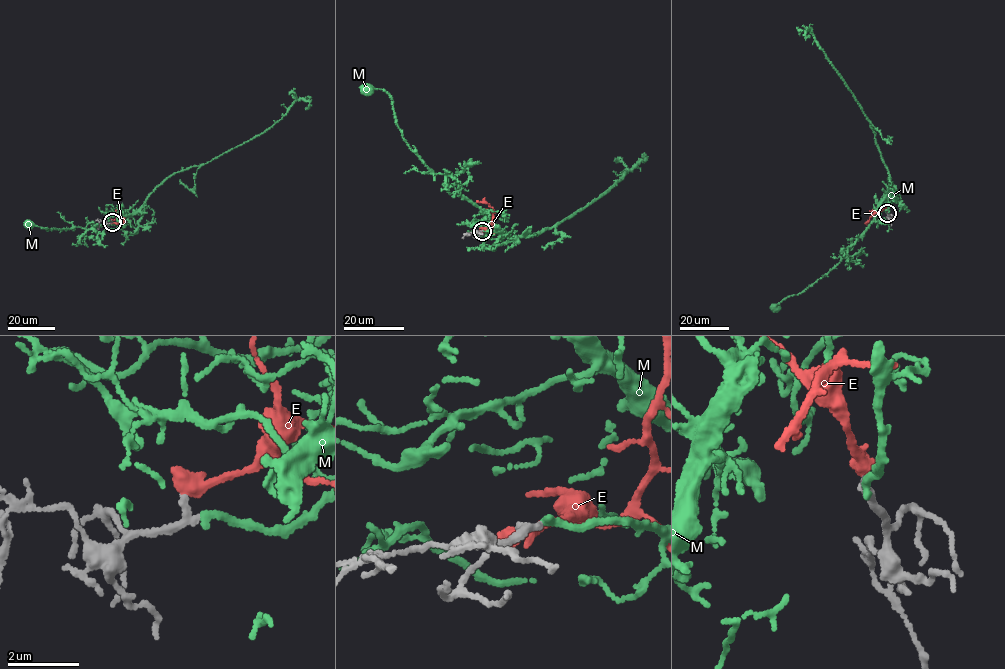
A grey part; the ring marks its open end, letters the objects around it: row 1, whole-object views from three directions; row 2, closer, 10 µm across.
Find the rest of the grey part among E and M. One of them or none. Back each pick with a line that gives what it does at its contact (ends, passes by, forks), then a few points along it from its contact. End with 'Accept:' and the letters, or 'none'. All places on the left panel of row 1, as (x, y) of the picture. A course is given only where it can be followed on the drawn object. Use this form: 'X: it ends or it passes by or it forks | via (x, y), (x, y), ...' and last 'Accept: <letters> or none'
M: it ends | via (112, 222), (118, 223), (129, 215), (114, 223), (98, 224), (88, 229), (74, 226), (47, 229), (29, 224)
Accept: M

